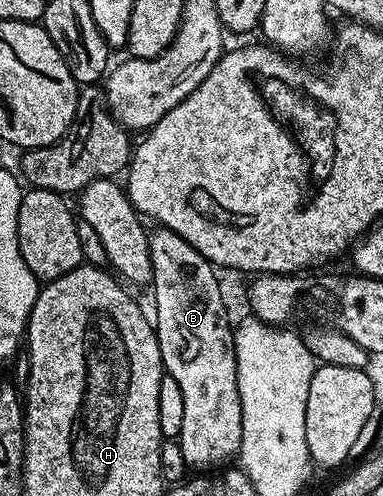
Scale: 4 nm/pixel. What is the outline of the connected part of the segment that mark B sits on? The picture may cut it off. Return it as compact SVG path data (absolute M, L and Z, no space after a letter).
M155 228L149 234L149 251L152 269L152 289L154 289L154 303L156 305L156 319L154 315L154 326L156 336L159 339L159 351L162 353L165 374L174 377L174 381L178 383L178 387L182 390L183 404L185 406L185 416L182 421L182 433L179 437L180 452L183 455L184 463L187 468L198 469L200 473L206 473L221 468L231 456L232 458L239 452L242 435L242 415L241 415L241 399L237 389L237 361L235 351L235 334L226 325L226 305L224 303L224 295L218 281L215 266L208 259L202 257L196 249L194 249L181 235L174 233L168 228Z

